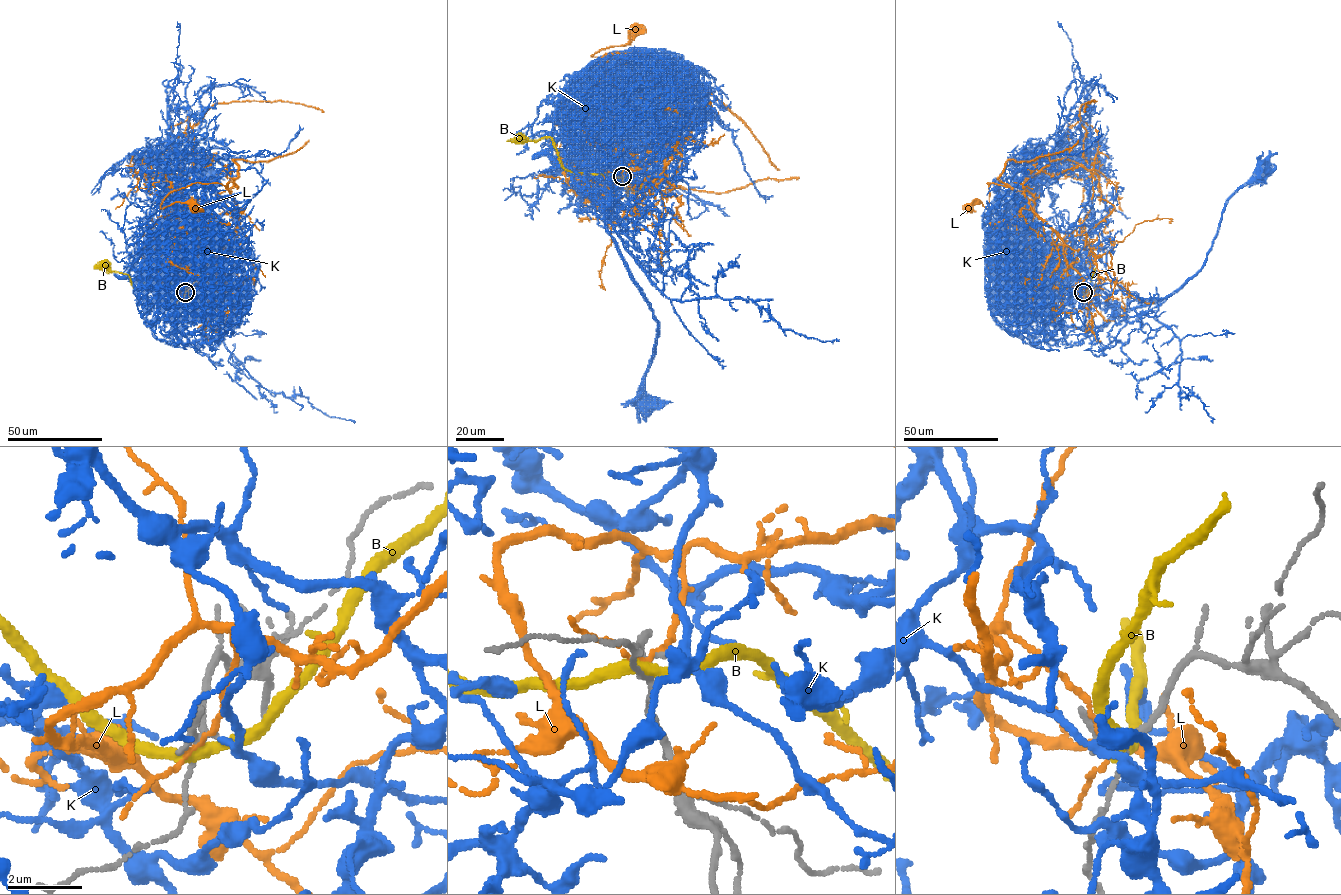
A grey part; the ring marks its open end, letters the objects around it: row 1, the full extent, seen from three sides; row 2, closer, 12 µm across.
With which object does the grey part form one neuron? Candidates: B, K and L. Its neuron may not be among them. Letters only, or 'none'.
none

